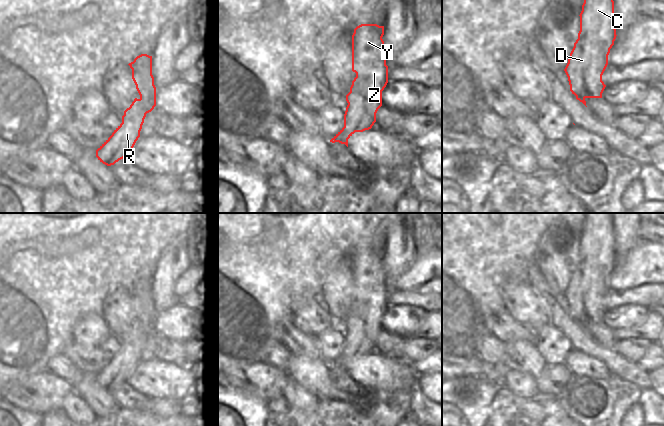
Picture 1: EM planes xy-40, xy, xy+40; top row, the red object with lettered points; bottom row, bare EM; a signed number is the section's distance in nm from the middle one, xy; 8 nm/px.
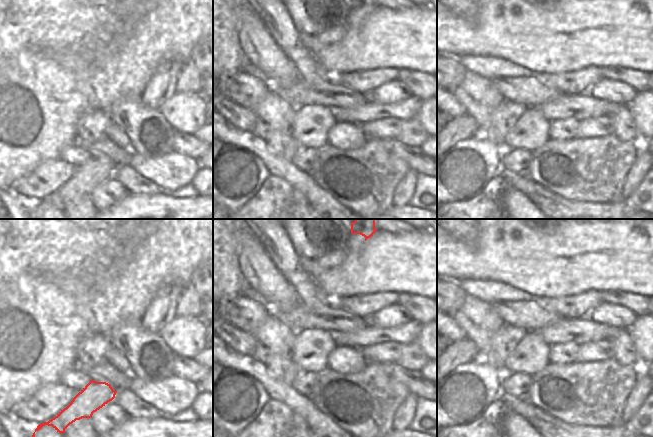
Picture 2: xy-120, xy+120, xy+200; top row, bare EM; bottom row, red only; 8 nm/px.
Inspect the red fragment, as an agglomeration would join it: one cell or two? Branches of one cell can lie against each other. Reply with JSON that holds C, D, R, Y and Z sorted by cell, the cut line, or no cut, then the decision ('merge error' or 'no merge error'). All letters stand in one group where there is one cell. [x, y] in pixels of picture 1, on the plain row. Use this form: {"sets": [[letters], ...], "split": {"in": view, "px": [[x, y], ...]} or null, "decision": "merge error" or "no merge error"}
{"sets": [["C", "D", "R", "Y", "Z"]], "split": null, "decision": "no merge error"}

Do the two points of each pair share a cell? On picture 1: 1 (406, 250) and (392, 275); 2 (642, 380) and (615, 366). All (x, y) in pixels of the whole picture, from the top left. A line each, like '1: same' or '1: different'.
1: same
2: same

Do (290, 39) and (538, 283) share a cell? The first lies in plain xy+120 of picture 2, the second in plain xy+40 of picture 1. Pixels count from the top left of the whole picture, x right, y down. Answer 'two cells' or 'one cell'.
one cell

